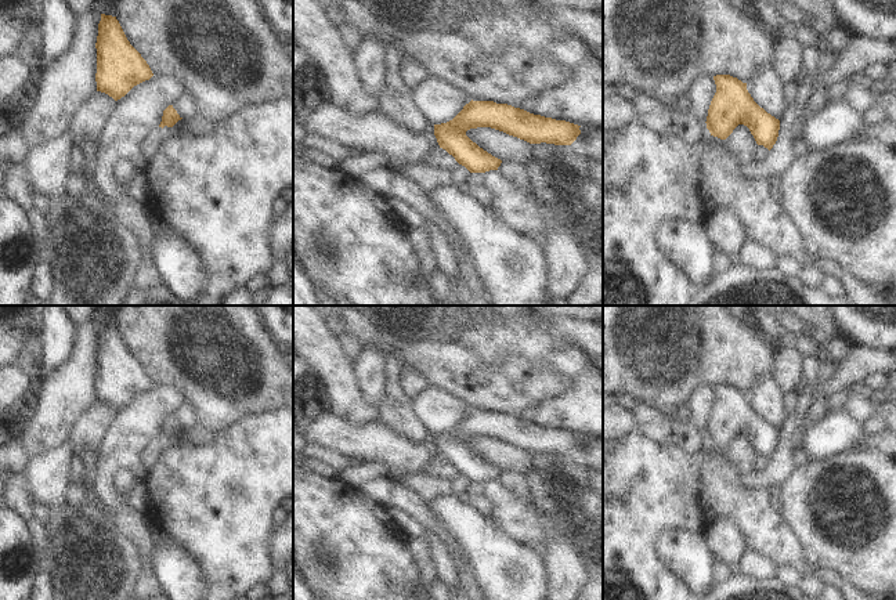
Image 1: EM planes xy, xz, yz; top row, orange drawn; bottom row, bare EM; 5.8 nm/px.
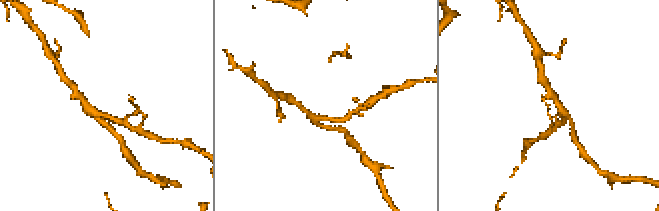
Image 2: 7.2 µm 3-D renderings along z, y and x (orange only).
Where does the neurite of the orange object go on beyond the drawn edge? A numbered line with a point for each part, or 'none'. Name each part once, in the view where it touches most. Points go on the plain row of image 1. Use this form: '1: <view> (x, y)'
none

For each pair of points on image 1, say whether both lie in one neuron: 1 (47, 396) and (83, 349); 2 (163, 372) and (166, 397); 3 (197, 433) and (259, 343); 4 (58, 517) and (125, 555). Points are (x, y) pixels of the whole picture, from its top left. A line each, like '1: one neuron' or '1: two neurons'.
1: one neuron
2: two neurons
3: two neurons
4: one neuron

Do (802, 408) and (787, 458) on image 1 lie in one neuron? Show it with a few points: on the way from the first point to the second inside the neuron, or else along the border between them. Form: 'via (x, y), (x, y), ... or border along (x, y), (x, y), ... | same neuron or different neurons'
via (794, 420), (787, 434), (787, 445) | same neuron

